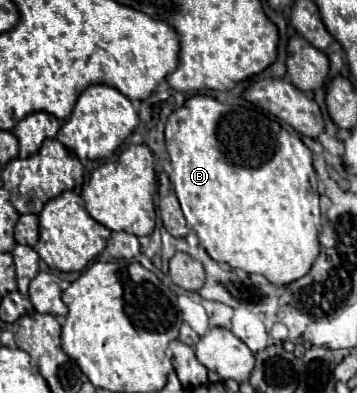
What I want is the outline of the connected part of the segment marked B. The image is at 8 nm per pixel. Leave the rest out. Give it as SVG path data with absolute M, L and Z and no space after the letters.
M193 95L169 115L165 145L167 159L163 170L177 193L187 227L197 233L211 259L247 273L261 273L277 287L309 273L321 251L321 213L319 193L311 183L311 177L315 177L311 151L297 133L289 133L259 109L223 105L213 97Z

